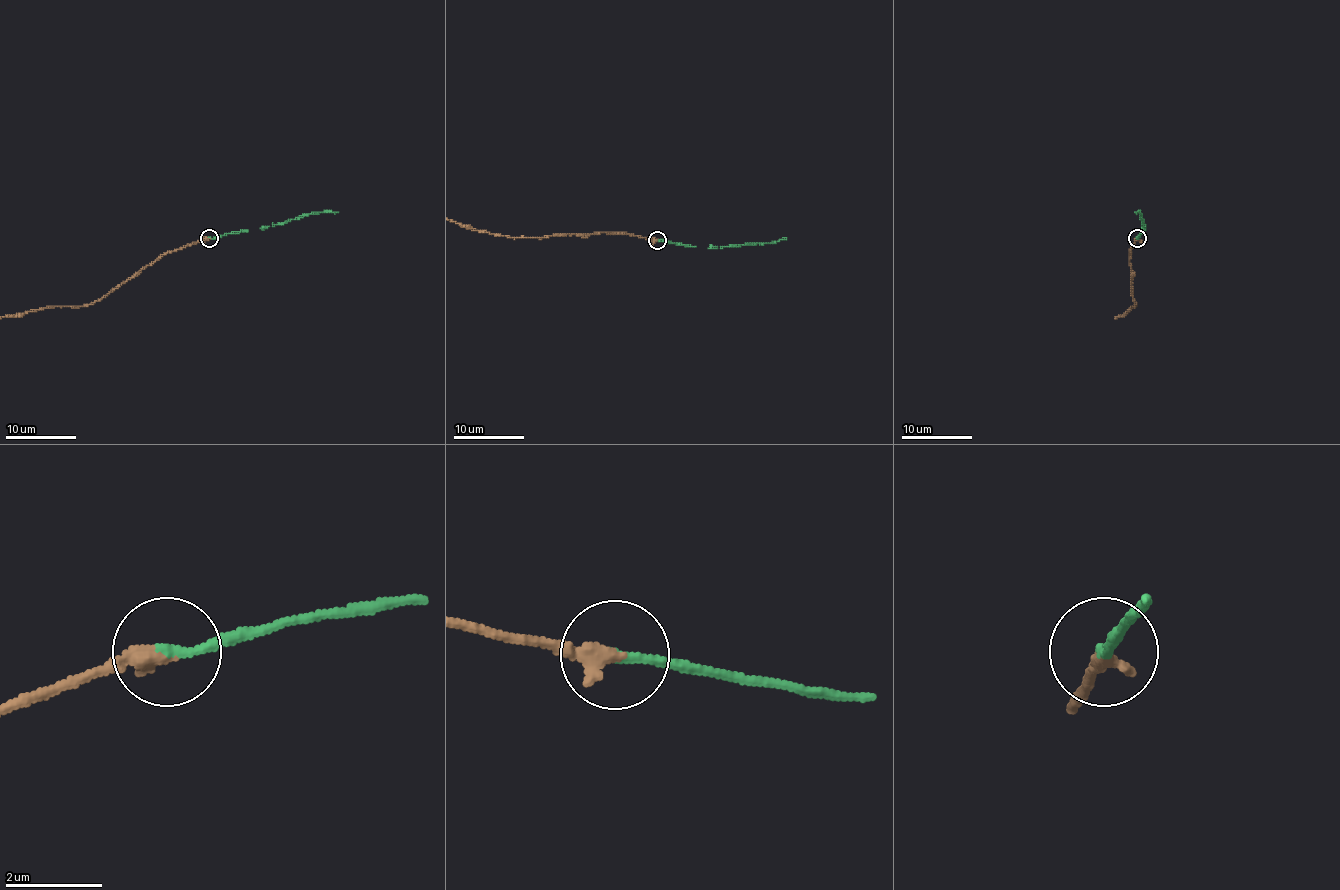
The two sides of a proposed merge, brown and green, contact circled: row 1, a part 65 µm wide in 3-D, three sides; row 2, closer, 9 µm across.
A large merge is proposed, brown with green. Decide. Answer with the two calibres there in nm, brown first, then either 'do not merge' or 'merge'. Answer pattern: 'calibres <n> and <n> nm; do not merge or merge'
calibres 380 and 240 nm; merge

